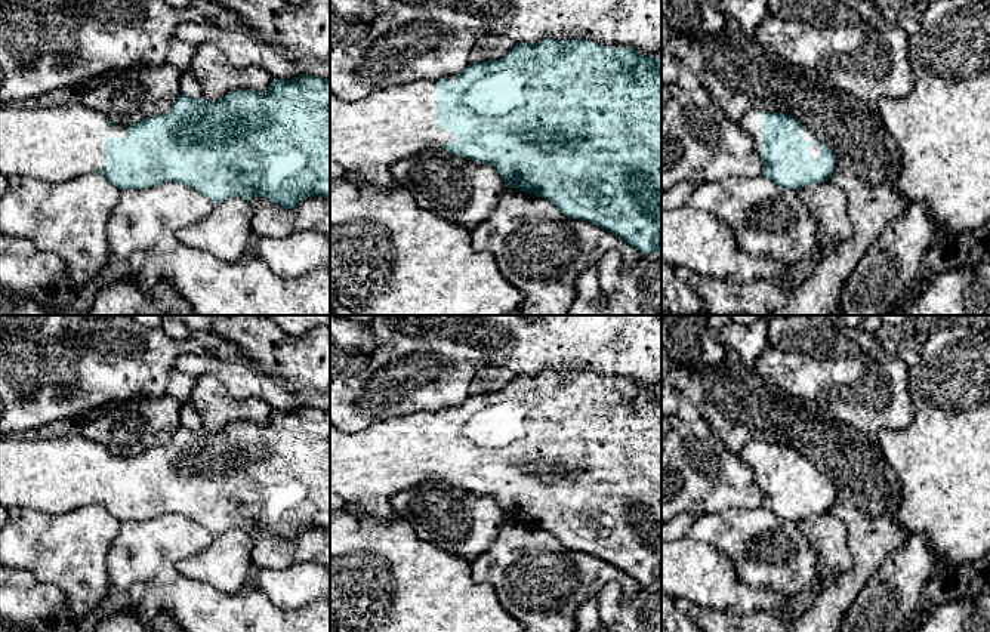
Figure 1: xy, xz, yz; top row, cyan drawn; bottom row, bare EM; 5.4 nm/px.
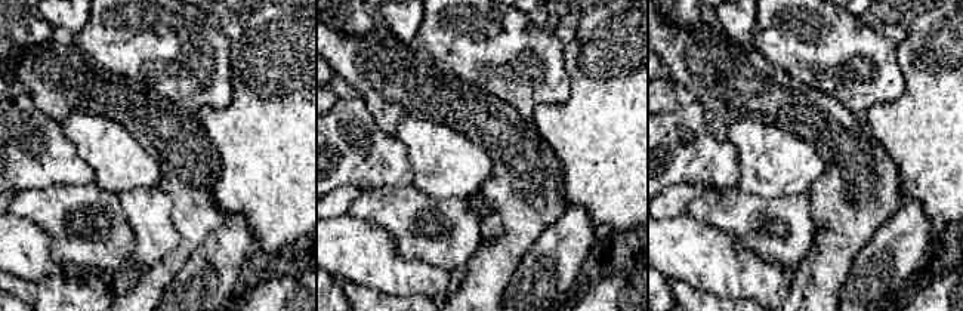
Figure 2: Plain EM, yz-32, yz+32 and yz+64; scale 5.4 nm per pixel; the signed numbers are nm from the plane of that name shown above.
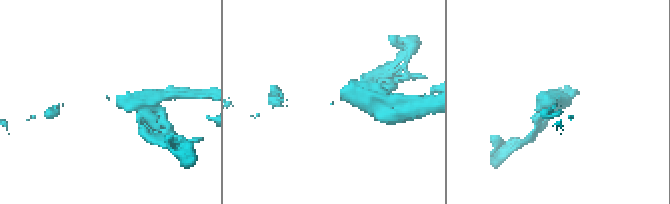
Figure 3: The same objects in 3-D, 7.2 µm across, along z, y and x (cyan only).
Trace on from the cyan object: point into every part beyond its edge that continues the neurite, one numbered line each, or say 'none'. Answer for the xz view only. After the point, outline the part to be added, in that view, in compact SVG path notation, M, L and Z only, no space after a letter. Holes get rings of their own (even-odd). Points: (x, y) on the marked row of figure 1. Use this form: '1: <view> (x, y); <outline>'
1: xz (367, 136); M417 80L408 84L373 90L360 101L342 101L330 92L330 161L343 169L346 182L374 185L386 189L394 185L391 167L425 149L442 149L445 142L453 142L450 130L437 129L437 83Z

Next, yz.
1: yz (814, 150); M802 124L802 129L799 130L801 136L804 141L812 141L814 145L808 148L809 154L812 155L814 160L820 160L821 158L821 152L820 152L820 141L815 139L815 135L811 135L808 132L809 129Z

